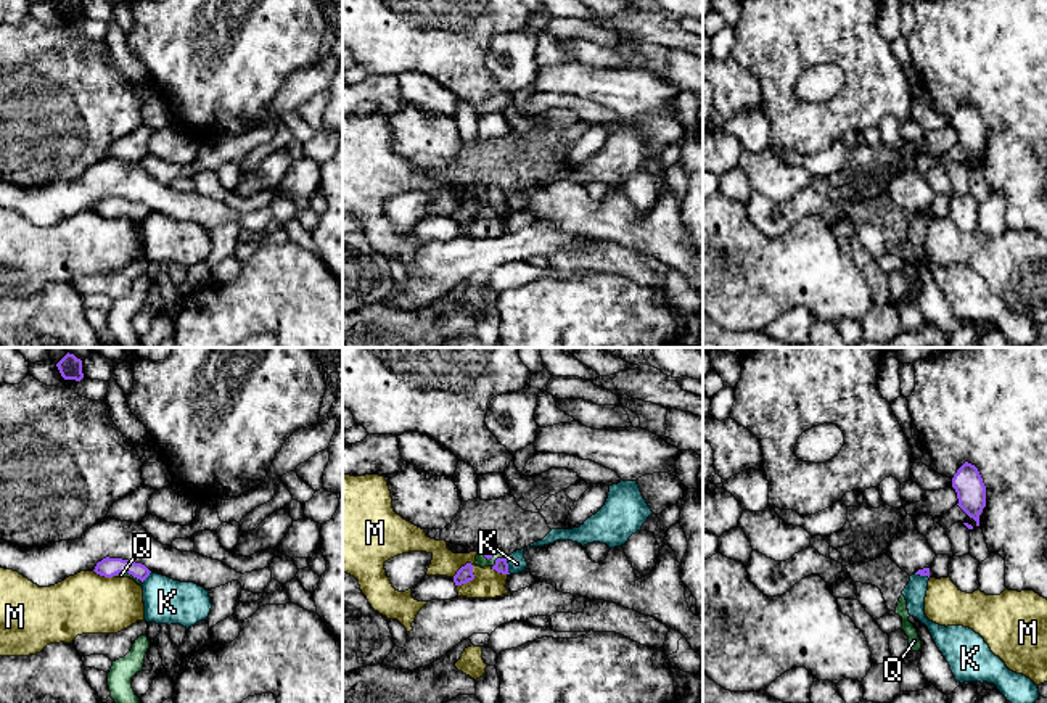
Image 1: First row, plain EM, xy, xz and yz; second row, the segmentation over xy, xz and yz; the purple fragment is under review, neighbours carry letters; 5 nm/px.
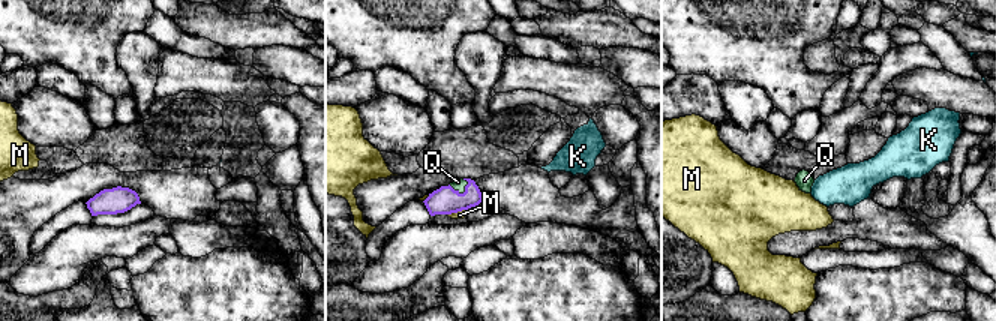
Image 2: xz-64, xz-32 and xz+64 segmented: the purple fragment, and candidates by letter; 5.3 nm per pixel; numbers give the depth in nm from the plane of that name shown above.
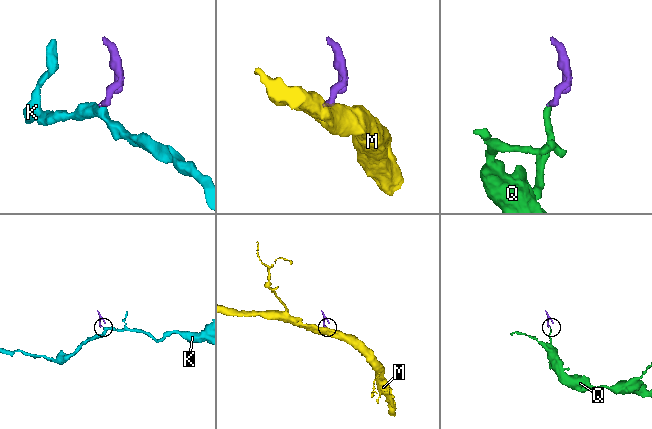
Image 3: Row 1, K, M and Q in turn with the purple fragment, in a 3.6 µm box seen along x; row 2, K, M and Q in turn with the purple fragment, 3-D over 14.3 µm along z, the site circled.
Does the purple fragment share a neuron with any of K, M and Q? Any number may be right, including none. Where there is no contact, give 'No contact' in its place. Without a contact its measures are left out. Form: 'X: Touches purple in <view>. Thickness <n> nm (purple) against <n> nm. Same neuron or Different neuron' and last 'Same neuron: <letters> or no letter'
K: Touches purple in xz. Thickness 70 nm (purple) against 100 nm. Different neuron
M: Touches purple in xz. Thickness 80 nm (purple) against 150 nm. Different neuron
Q: Touches purple in xz. Thickness 40 nm (purple) against 60 nm. Same neuron
Same neuron: Q

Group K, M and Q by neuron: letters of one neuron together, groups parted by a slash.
K / M / Q

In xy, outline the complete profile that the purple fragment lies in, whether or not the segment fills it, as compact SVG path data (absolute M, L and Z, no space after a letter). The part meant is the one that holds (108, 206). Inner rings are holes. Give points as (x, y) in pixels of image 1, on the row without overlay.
M103 198L101 201L96 203L95 209L96 214L105 216L105 217L130 217L133 219L138 225L143 224L143 220L150 216L150 209L135 201L122 199L122 198Z

